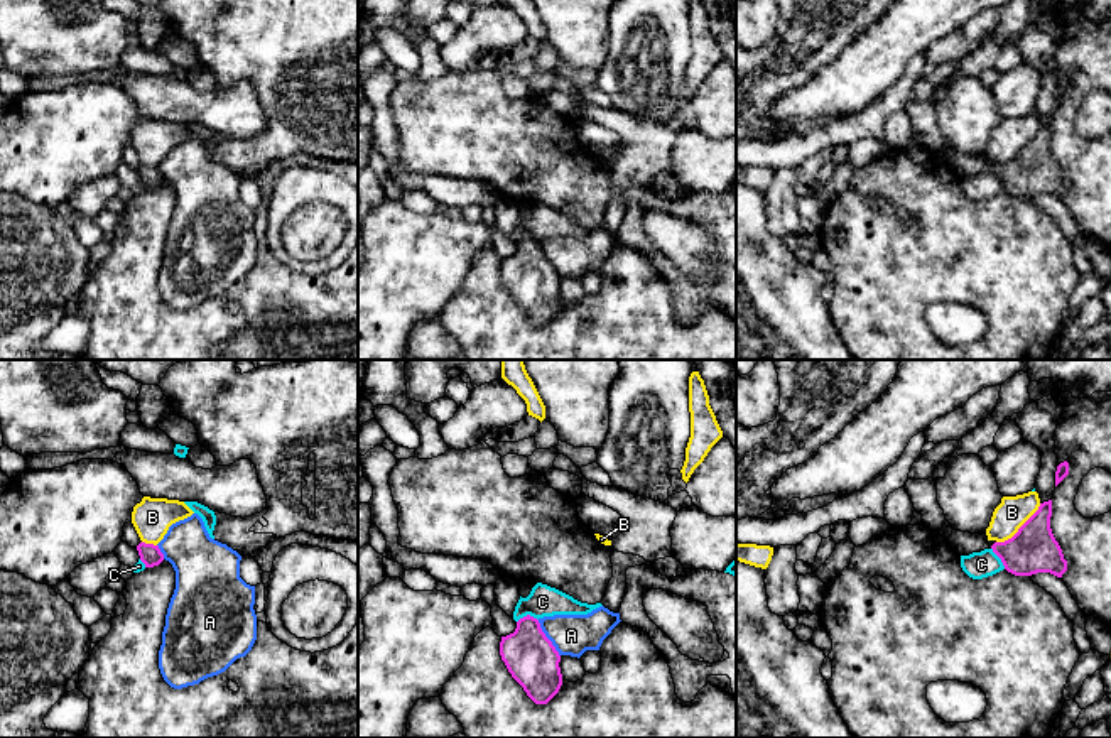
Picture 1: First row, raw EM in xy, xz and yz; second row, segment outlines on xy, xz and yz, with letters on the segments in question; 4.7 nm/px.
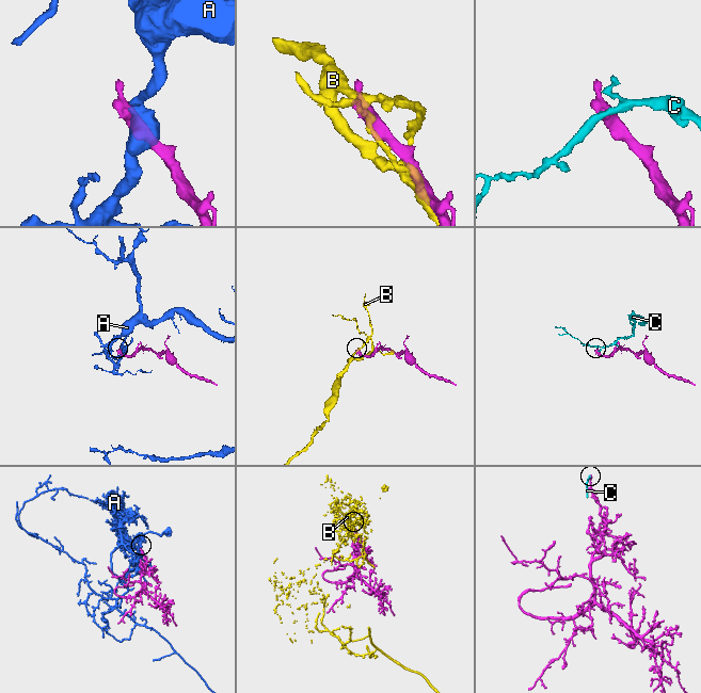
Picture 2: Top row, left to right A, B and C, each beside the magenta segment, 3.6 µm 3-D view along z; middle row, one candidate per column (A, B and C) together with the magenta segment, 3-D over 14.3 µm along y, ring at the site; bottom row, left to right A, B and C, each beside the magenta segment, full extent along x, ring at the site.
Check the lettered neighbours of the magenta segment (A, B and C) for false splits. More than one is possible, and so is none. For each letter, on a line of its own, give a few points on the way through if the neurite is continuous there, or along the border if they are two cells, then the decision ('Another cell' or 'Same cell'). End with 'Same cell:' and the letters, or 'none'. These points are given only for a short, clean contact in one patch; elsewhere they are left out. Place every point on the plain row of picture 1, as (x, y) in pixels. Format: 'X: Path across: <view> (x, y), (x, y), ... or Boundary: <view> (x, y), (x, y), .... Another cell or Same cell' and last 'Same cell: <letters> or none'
A: Another cell
B: Another cell
C: Boundary: xz (537, 240), (524, 237), (517, 244). Another cell
Same cell: none

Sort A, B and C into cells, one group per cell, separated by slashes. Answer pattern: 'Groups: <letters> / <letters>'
Groups: A / B / C

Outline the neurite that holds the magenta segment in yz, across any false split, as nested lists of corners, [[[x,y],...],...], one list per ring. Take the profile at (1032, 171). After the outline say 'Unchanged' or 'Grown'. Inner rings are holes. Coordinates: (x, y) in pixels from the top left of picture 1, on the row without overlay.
[[[1052,122],[1040,125],[1011,160],[991,167],[1008,194],[1015,198],[1050,194],[1062,199],[1067,182],[1052,155],[1050,138]]]. Unchanged

